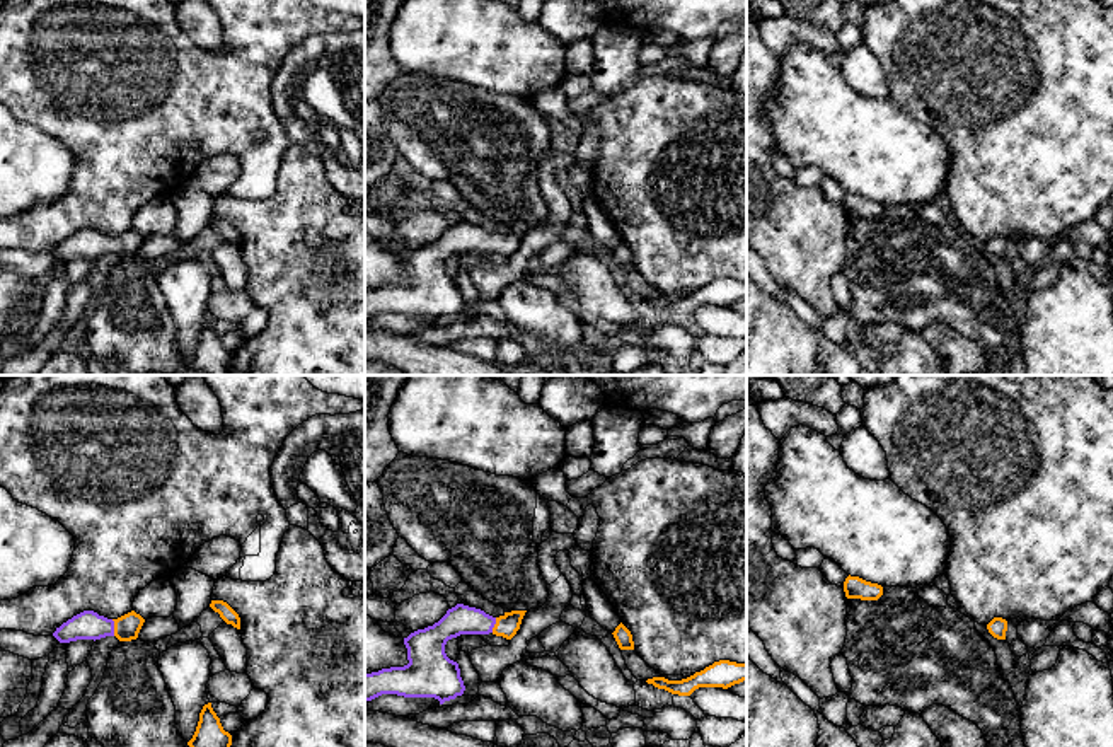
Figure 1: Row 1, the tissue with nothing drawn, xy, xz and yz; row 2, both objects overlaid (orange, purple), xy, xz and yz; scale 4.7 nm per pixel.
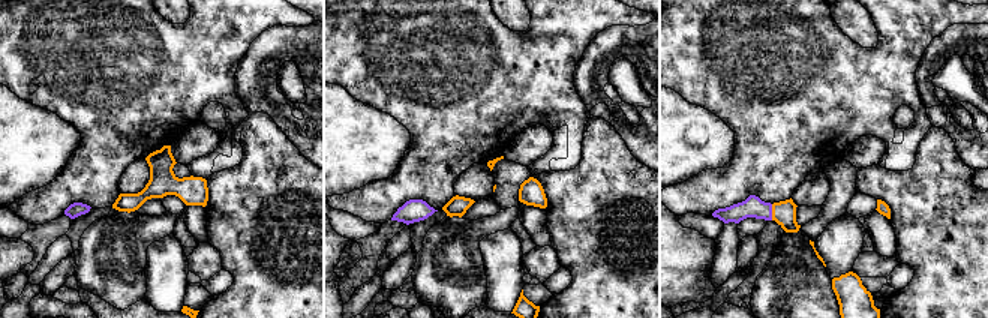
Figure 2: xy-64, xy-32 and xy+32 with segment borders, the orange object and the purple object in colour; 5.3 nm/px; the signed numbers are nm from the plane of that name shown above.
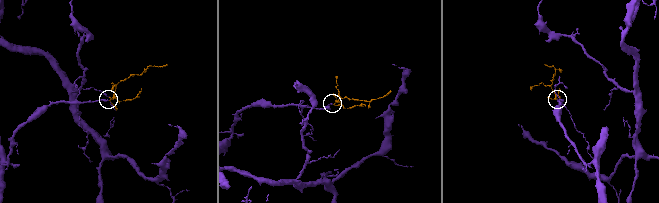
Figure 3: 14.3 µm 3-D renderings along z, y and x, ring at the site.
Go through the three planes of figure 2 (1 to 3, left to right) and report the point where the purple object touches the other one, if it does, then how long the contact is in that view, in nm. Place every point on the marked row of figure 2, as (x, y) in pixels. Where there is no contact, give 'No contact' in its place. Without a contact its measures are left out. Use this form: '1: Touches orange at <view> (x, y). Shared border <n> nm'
1: No contact
2: No contact
3: Touches orange at xy+32 (772, 212). Shared border 90 nm

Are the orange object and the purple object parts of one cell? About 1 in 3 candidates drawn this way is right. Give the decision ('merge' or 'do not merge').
merge

